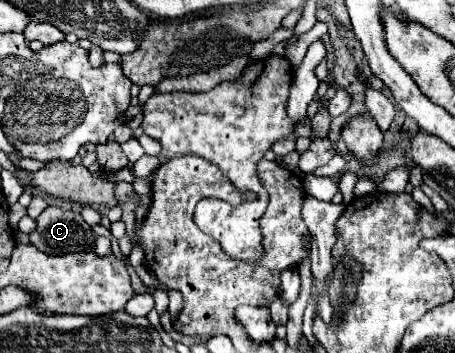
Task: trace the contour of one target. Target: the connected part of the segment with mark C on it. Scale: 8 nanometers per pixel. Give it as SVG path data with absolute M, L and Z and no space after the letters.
M47 206L35 222L37 228L29 234L29 240L35 248L51 256L83 252L97 240L91 226L81 218L81 214L69 208Z

